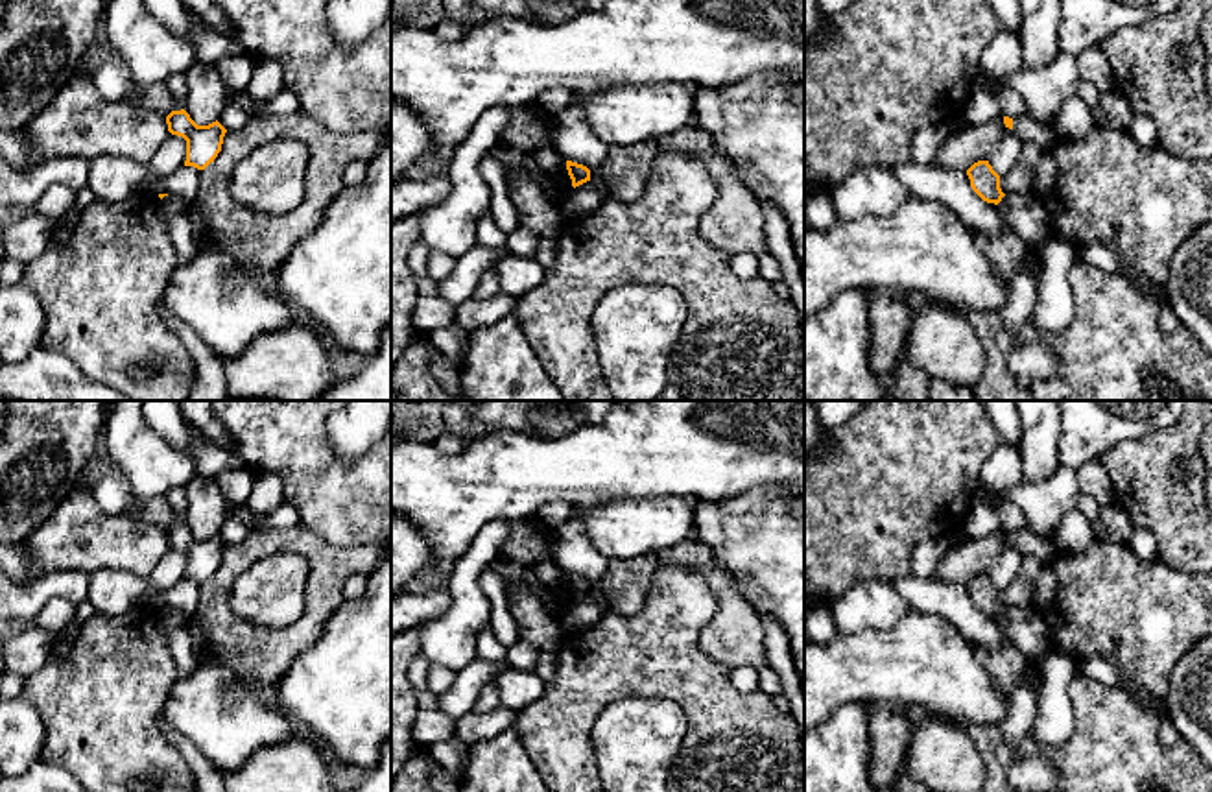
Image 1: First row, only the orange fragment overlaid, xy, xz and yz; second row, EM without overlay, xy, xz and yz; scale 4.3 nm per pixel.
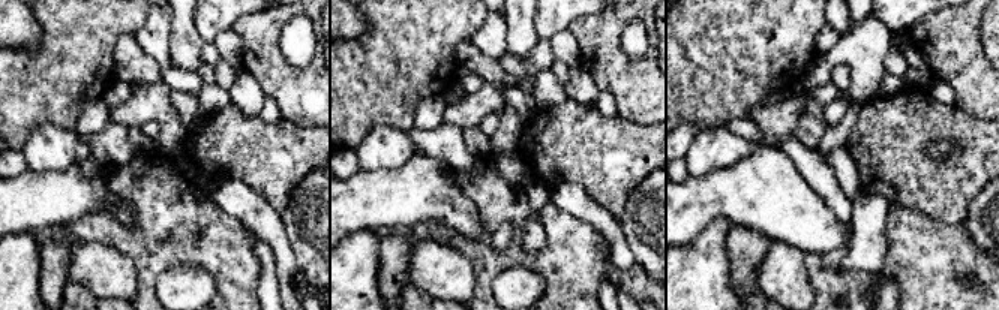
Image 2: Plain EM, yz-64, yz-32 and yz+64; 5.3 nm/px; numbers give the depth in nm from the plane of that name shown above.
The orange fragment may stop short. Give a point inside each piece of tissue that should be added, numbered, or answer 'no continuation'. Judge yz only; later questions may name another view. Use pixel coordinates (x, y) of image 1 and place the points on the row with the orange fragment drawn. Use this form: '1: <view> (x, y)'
1: yz (1028, 130)

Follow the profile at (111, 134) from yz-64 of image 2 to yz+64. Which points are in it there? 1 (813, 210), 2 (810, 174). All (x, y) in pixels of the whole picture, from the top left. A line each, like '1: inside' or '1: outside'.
1: outside
2: inside

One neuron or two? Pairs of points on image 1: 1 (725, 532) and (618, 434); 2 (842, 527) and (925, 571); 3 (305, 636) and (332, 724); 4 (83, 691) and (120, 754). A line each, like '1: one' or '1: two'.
1: two
2: two
3: two
4: one

